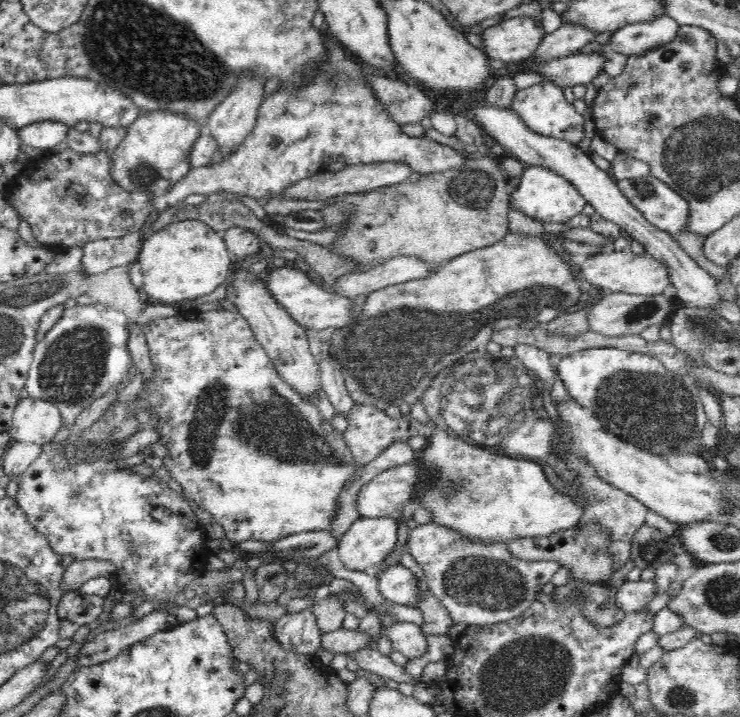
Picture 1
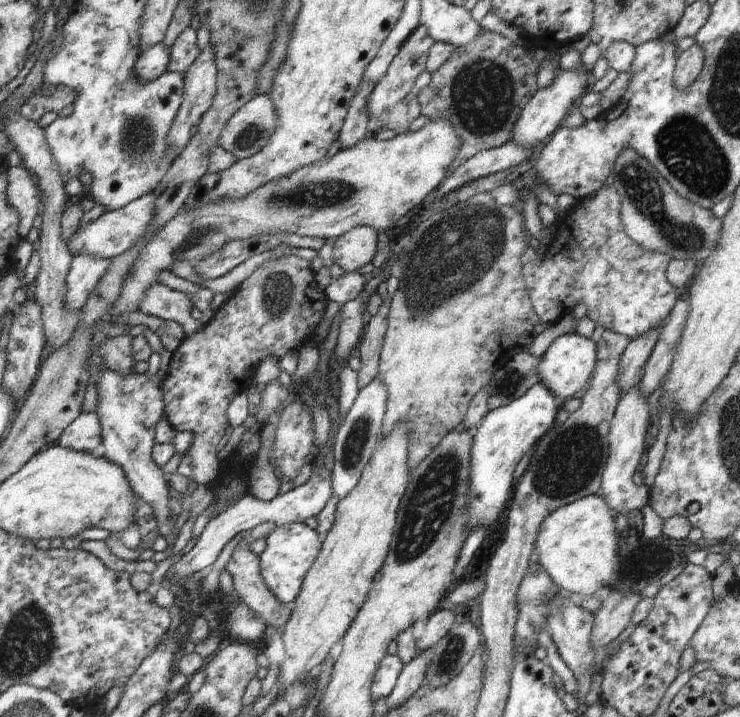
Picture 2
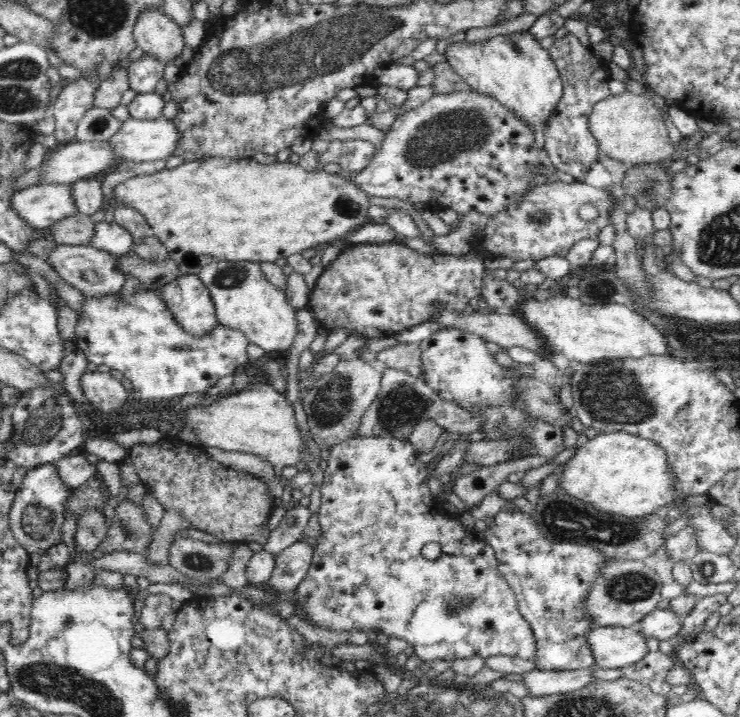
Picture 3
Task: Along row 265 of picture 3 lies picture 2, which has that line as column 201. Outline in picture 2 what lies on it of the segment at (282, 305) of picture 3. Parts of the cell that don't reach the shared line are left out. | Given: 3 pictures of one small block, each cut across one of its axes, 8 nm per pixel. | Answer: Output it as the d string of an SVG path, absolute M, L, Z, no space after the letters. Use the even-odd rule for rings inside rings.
M438 118L429 120L418 131L400 133L392 140L380 141L374 136L363 139L349 150L340 149L326 162L319 161L304 166L289 176L268 182L245 198L210 202L196 211L182 208L181 212L168 222L150 243L147 243L137 262L131 267L131 274L127 275L126 283L123 283L120 297L116 300L110 316L116 316L121 312L139 311L139 303L145 298L145 292L149 287L158 281L160 270L170 270L170 266L176 261L190 262L194 258L207 258L212 252L235 239L280 231L284 234L327 240L343 236L355 227L371 227L376 231L392 228L400 218L407 216L410 210L423 203L430 192L438 189L447 178L460 148L461 140L458 139L453 124L449 119Z

